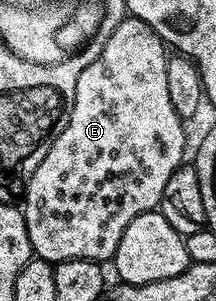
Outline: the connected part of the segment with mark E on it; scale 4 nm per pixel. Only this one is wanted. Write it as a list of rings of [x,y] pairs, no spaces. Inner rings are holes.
[[[125,17],[122,25],[118,25],[118,29],[110,33],[102,53],[98,53],[98,57],[94,57],[94,61],[90,61],[90,65],[82,69],[74,93],[74,109],[70,113],[70,121],[66,129],[58,133],[58,141],[50,145],[50,153],[42,157],[42,165],[34,169],[22,196],[26,233],[30,237],[30,245],[35,258],[45,259],[47,263],[53,265],[71,259],[105,261],[104,259],[110,258],[116,251],[117,276],[115,278],[121,283],[130,285],[146,285],[146,281],[163,281],[165,277],[178,277],[178,273],[188,268],[190,260],[186,253],[184,236],[177,233],[174,225],[170,225],[170,221],[166,221],[166,217],[162,217],[157,210],[162,201],[162,189],[166,189],[166,181],[170,181],[170,173],[174,173],[174,169],[178,169],[185,162],[184,127],[186,123],[174,109],[174,104],[170,102],[170,92],[166,89],[166,65],[169,58],[165,43],[158,37],[158,33],[154,33],[154,29],[150,29],[150,25],[146,25],[141,19]]]

